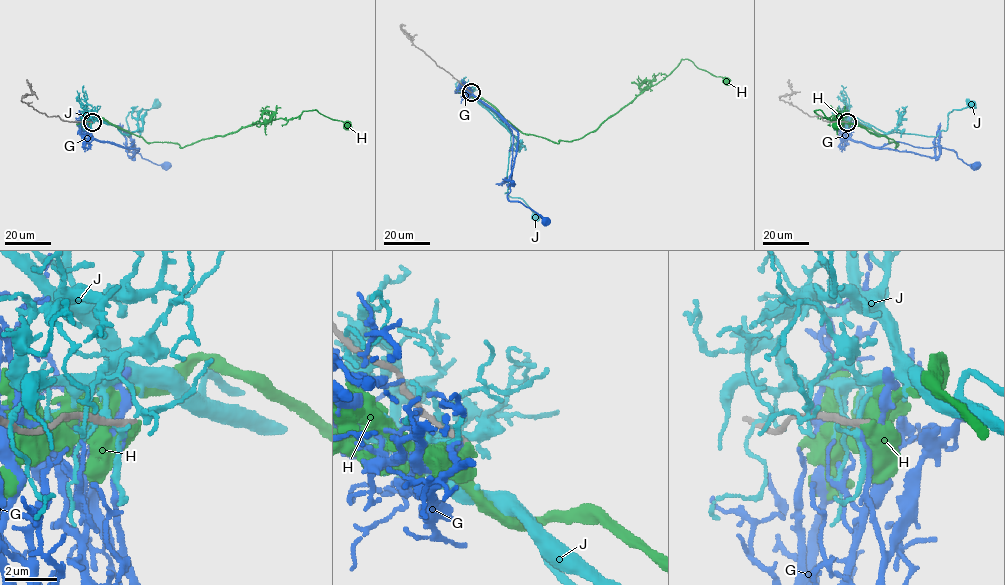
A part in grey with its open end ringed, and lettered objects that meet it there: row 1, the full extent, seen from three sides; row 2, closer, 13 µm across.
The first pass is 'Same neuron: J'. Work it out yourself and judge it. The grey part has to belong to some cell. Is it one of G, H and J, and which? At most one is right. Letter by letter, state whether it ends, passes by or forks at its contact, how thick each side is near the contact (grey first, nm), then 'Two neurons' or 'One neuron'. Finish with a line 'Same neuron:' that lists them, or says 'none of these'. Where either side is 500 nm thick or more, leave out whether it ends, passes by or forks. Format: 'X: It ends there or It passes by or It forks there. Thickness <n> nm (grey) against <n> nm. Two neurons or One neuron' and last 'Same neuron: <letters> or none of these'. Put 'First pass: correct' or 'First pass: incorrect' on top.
First pass: incorrect
G: It ends there. Thickness 300 nm (grey) against 130 nm. Two neurons
H: It ends there. Thickness 280 nm (grey) against 480 nm. Two neurons
J: It forks there. Thickness 320 nm (grey) against 170 nm. Two neurons
Same neuron: none of these

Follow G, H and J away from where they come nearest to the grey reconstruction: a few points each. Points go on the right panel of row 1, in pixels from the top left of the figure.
G: (847, 122), (853, 140), (873, 146), (900, 141), (923, 148), (940, 147), (953, 149), (965, 163), (974, 165)
H: (847, 122), (853, 116), (898, 145), (814, 110), (820, 109), (837, 125)
J: (846, 122), (849, 118), (858, 118), (886, 133), (936, 136), (946, 129), (949, 113), (975, 102)

